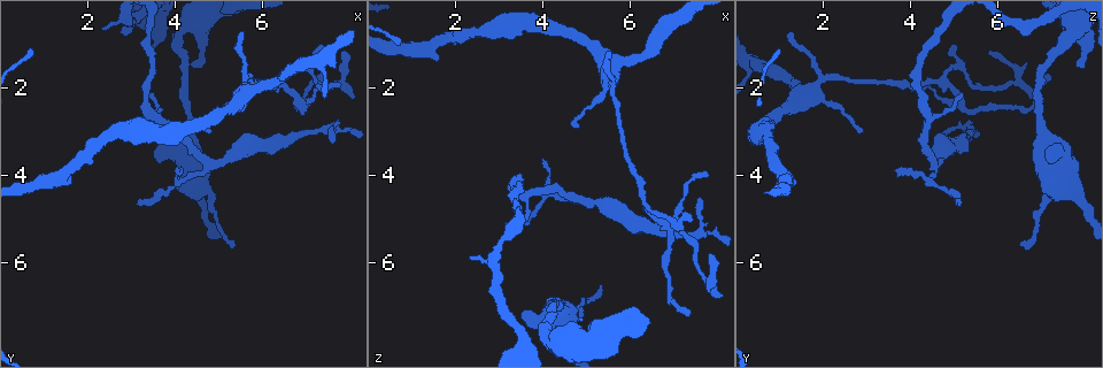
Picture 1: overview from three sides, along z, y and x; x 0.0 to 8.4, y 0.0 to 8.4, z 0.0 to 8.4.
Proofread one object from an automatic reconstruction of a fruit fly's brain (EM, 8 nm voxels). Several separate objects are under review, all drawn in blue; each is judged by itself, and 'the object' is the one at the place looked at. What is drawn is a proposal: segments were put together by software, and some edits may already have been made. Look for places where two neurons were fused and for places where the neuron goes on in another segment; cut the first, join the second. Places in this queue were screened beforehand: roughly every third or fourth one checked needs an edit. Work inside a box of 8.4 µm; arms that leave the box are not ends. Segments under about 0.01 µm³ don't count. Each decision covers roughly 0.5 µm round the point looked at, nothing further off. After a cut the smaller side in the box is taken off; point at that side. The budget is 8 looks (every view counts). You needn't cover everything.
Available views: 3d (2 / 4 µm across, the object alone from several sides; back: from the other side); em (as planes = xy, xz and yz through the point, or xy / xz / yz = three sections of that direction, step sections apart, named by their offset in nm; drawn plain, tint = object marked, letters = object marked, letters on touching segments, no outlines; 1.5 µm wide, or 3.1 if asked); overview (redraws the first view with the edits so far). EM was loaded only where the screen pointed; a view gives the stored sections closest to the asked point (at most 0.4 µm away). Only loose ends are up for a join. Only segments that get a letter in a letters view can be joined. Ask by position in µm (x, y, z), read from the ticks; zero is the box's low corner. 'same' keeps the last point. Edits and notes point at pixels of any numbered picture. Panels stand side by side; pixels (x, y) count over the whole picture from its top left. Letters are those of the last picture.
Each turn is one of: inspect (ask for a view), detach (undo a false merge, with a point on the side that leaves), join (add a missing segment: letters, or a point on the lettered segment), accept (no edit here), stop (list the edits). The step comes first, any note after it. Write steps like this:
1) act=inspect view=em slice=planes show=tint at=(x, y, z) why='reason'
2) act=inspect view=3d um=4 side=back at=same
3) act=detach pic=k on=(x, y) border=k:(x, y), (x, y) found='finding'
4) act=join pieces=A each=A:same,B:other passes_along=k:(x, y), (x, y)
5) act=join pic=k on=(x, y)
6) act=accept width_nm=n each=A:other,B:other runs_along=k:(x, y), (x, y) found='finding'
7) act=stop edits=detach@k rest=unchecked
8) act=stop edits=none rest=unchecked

act=inspect view=em slice=planes show=letters at=(7.60, 3.25, 4.50) why='an open end'

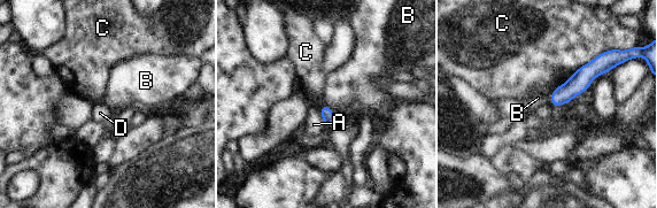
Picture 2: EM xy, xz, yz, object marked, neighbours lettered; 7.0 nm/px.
act=accept longest_contact=C:300nm each=A:other,B:other,C:other,D:other found='no lettered segment goes on from it'

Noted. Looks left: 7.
act=inspect view=em slice=planes show=plain at=(7.40, 1.10, 5.10) why='an open end'

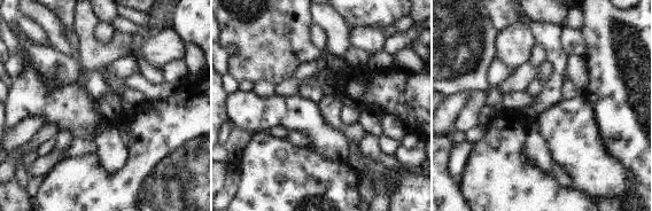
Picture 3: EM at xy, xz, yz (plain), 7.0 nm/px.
act=inspect view=em slice=planes show=letters at=same why='see the neighbours'

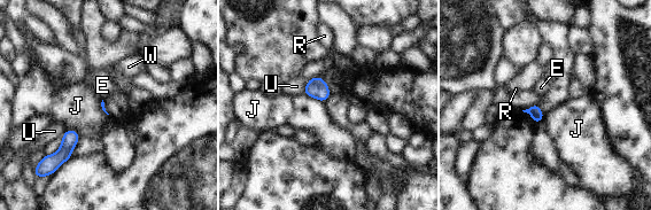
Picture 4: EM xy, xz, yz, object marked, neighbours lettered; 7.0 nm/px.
act=accept longest_contact=J:160nm each=E:other,J:other,R:other,U:other,W:other border=4:(303, 93), (323, 102) found='no lettered segment goes on from it'

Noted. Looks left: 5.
act=inspect view=em slice=planes show=letters at=(7.35, 1.70, 7.15) why='free end'

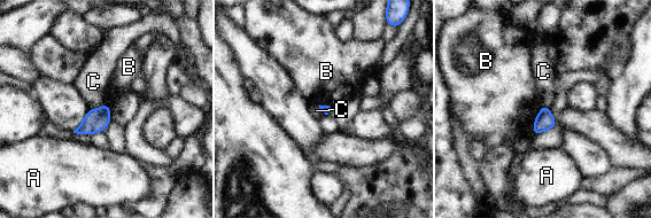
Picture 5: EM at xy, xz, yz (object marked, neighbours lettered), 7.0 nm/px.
act=accept each=A:other,B:other,C:other border=5:(107, 103), (90, 109) found='none of them fits'

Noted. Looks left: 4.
act=stop edits=none rest=unchecked

